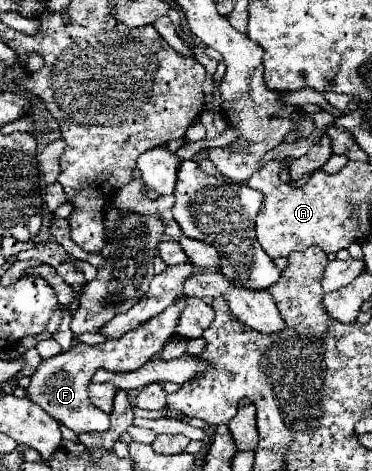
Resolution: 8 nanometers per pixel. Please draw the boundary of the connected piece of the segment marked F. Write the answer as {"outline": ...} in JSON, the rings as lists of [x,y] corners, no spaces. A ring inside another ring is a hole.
{"outline":[[[179,296],[169,308],[165,308],[155,318],[143,322],[141,326],[129,330],[119,340],[109,338],[105,344],[99,346],[87,346],[87,344],[75,344],[71,350],[61,352],[53,358],[47,358],[39,364],[37,372],[31,376],[31,386],[27,388],[27,396],[39,404],[47,414],[51,414],[55,420],[63,422],[67,428],[71,428],[75,434],[79,432],[101,432],[109,426],[109,414],[95,408],[87,396],[87,384],[91,382],[97,368],[107,370],[133,370],[151,358],[159,356],[163,344],[175,334],[175,326],[181,318],[181,312],[187,306],[187,296]]]}

